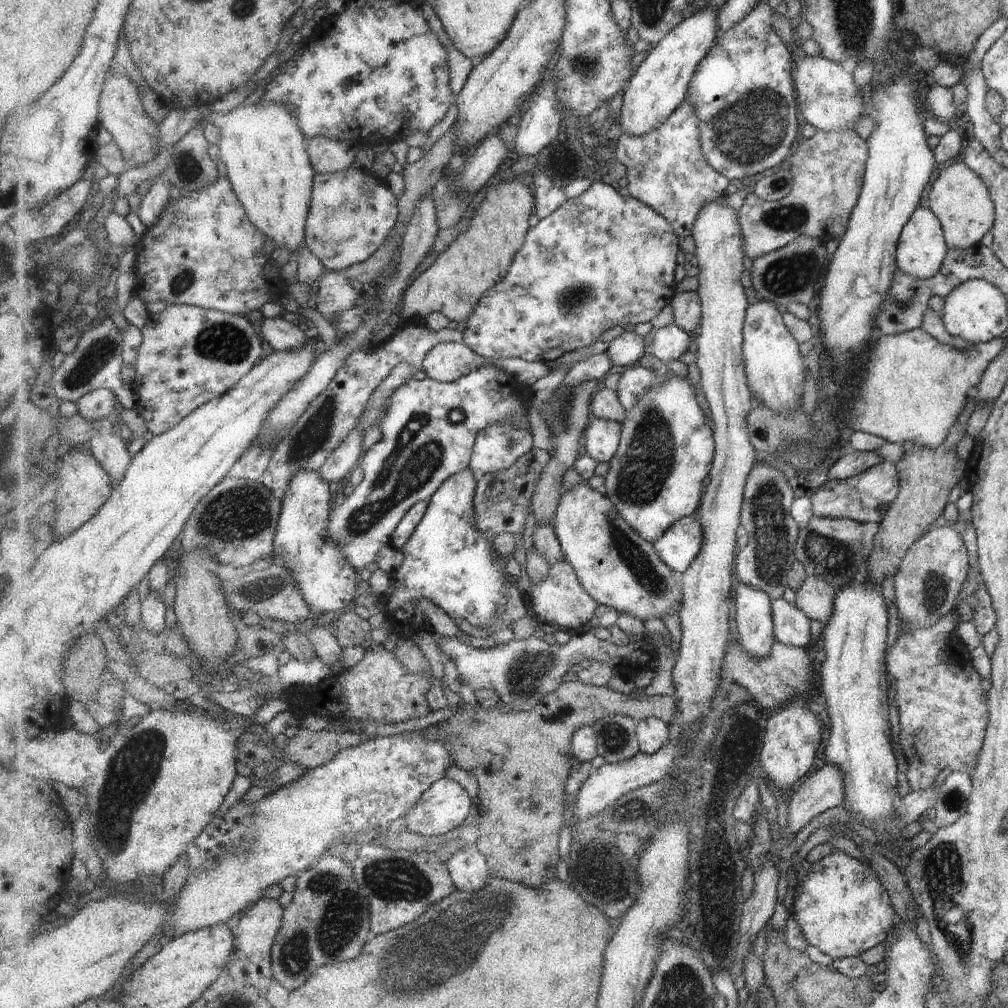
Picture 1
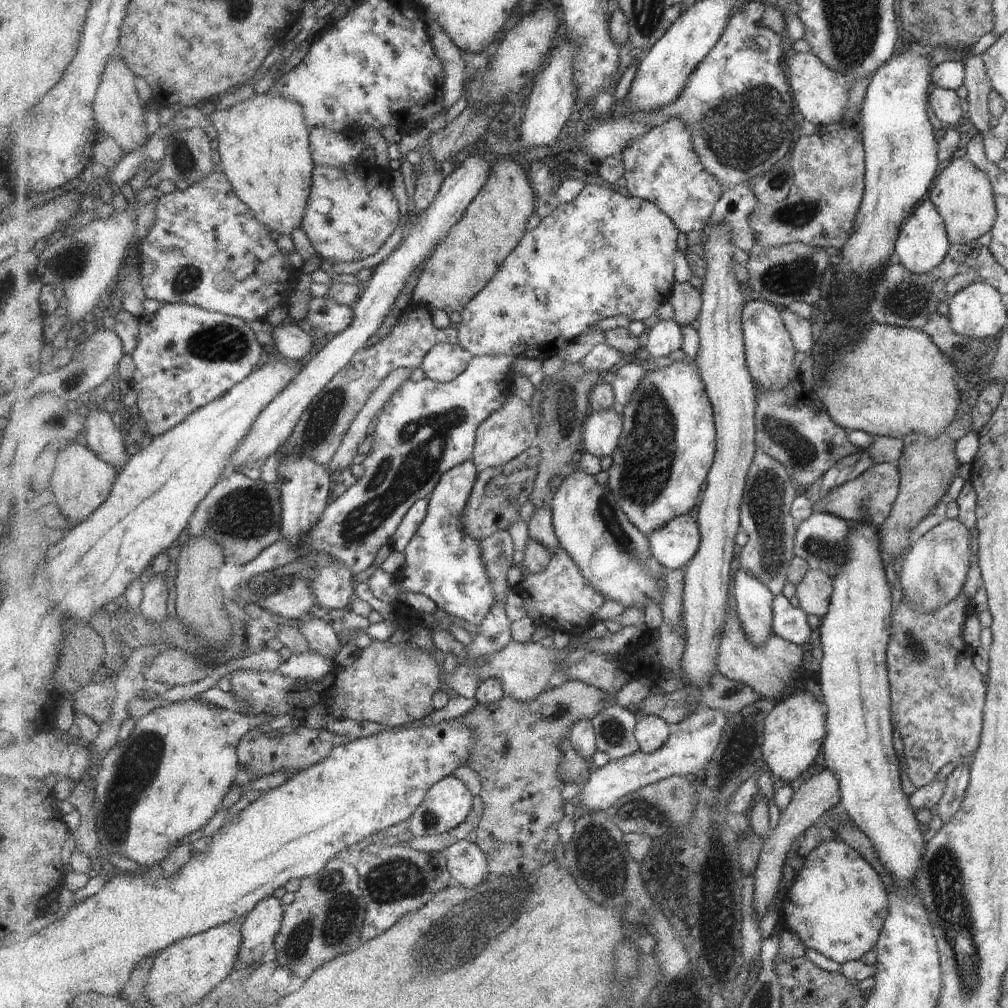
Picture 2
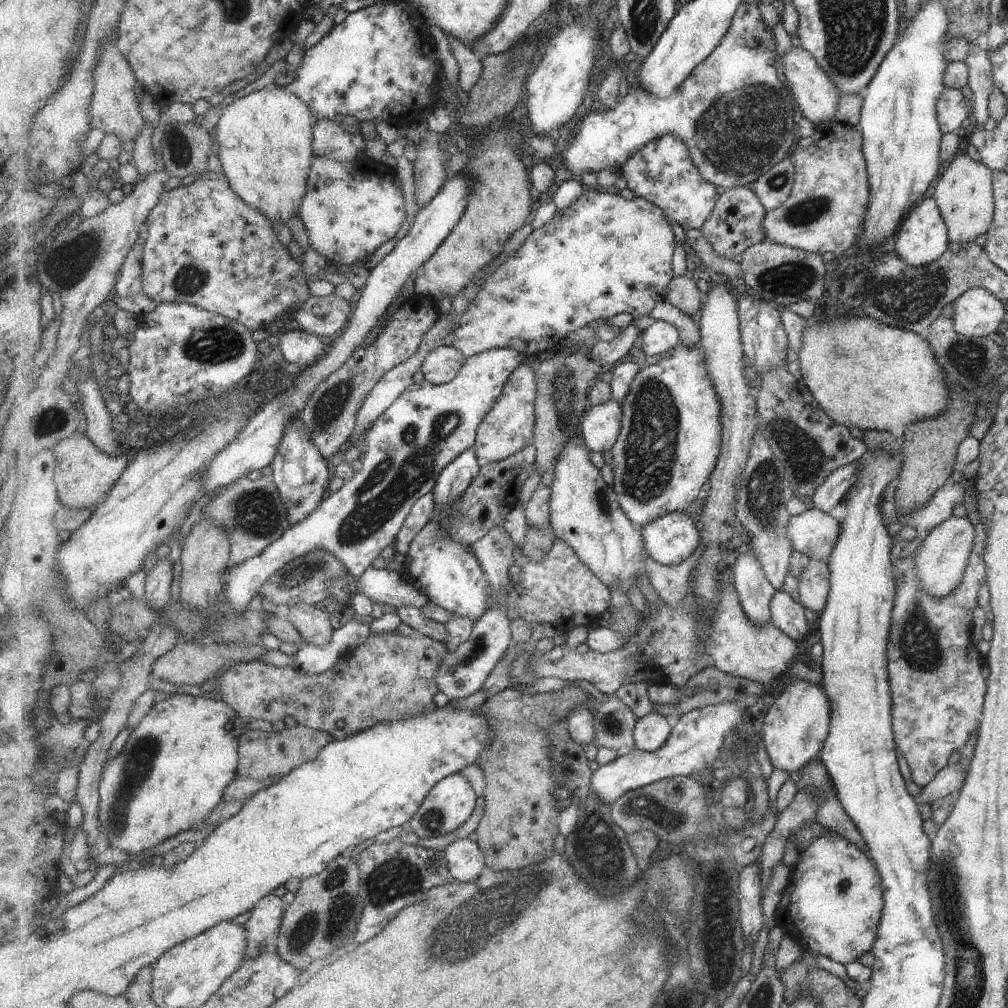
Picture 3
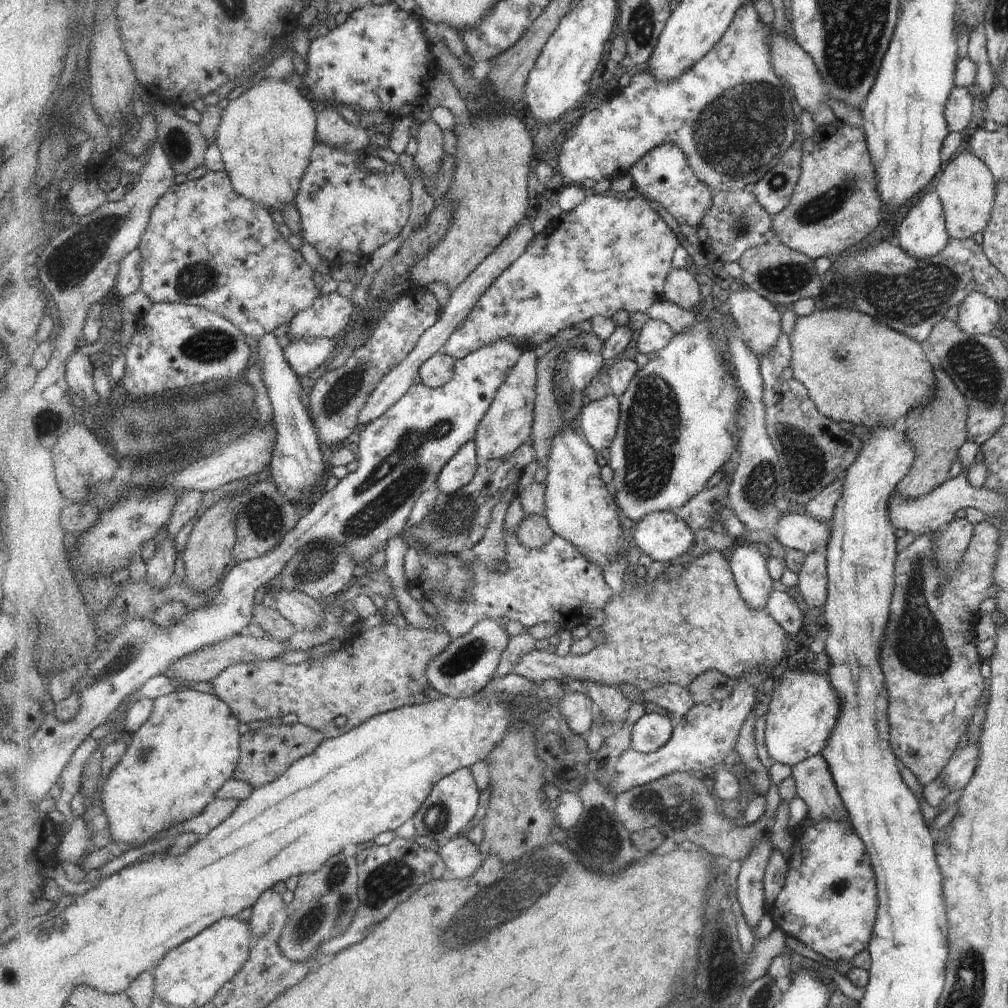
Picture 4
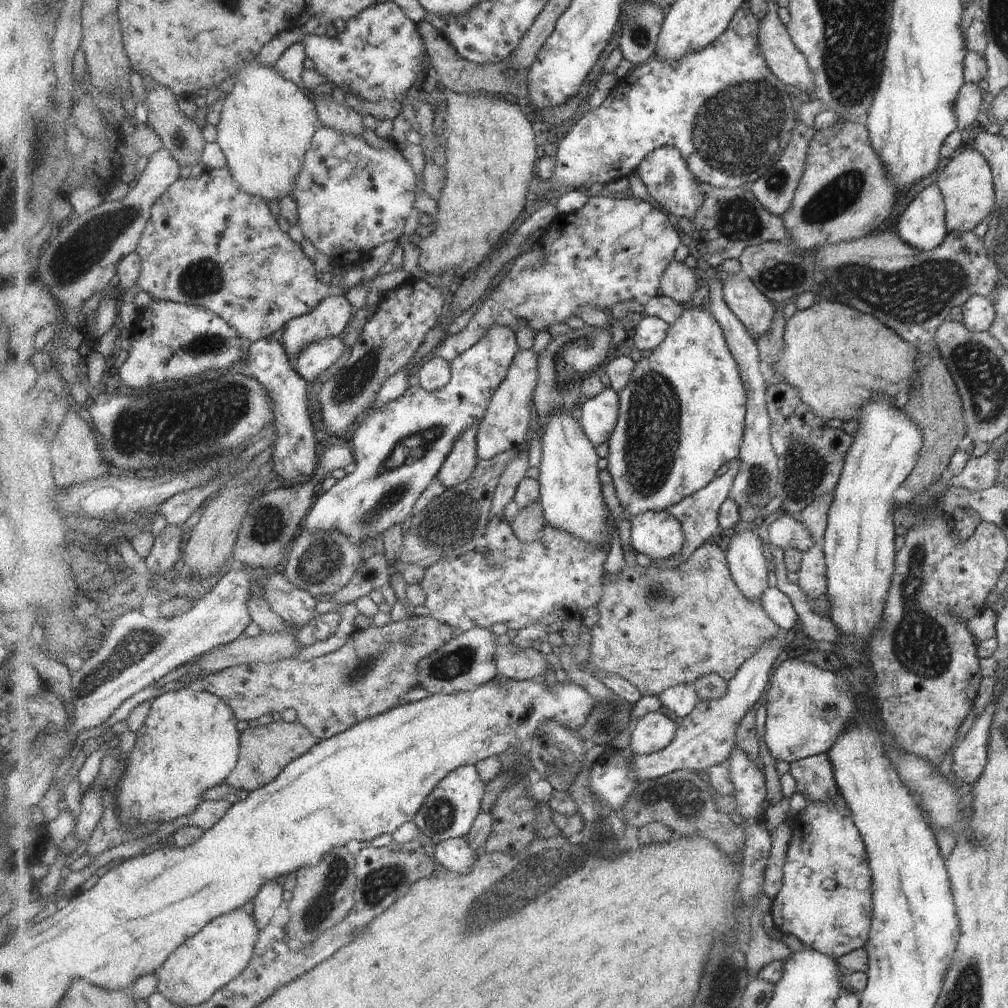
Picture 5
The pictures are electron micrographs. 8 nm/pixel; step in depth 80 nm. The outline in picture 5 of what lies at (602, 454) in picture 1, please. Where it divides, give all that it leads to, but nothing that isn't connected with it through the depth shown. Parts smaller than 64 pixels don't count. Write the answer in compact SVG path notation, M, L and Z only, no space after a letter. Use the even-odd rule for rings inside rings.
M613 388L605 389L595 398L583 400L578 411L579 421L595 446L608 444L619 421L620 394Z

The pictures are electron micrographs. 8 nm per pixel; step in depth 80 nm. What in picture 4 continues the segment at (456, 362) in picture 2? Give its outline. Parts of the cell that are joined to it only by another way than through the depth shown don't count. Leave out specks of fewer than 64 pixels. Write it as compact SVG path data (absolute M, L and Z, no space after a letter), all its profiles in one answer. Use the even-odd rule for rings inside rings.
M444 350L429 357L420 368L419 376L423 384L436 389L451 382L454 379L457 361L458 359Z

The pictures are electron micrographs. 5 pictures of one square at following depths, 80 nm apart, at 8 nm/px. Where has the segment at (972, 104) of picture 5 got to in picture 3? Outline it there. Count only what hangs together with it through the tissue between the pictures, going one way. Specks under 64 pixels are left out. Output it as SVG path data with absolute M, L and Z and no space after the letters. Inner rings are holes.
M943 89L935 101L936 119L943 136L961 126L969 117L969 103L963 98L960 89Z

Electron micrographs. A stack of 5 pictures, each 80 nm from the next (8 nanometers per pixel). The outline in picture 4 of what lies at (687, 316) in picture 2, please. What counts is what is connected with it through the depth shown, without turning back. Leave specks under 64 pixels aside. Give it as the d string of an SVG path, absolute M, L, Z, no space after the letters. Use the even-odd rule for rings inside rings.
M676 265L667 277L664 298L691 311L701 304L701 274L690 268Z

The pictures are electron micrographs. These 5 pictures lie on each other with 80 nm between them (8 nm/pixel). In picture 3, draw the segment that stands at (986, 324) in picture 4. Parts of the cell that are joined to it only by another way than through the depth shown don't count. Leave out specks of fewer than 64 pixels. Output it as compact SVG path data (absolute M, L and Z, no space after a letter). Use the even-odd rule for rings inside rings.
M981 287L962 292L951 306L954 331L966 337L992 337L1003 318L1001 301Z

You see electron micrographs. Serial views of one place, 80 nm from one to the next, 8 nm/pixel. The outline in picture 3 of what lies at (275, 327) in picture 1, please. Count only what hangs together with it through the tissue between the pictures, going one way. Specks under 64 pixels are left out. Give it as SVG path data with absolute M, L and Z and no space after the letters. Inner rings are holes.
M303 329L278 334L275 337L275 343L280 348L283 357L298 365L302 370L314 365L318 358L325 354L321 338Z

